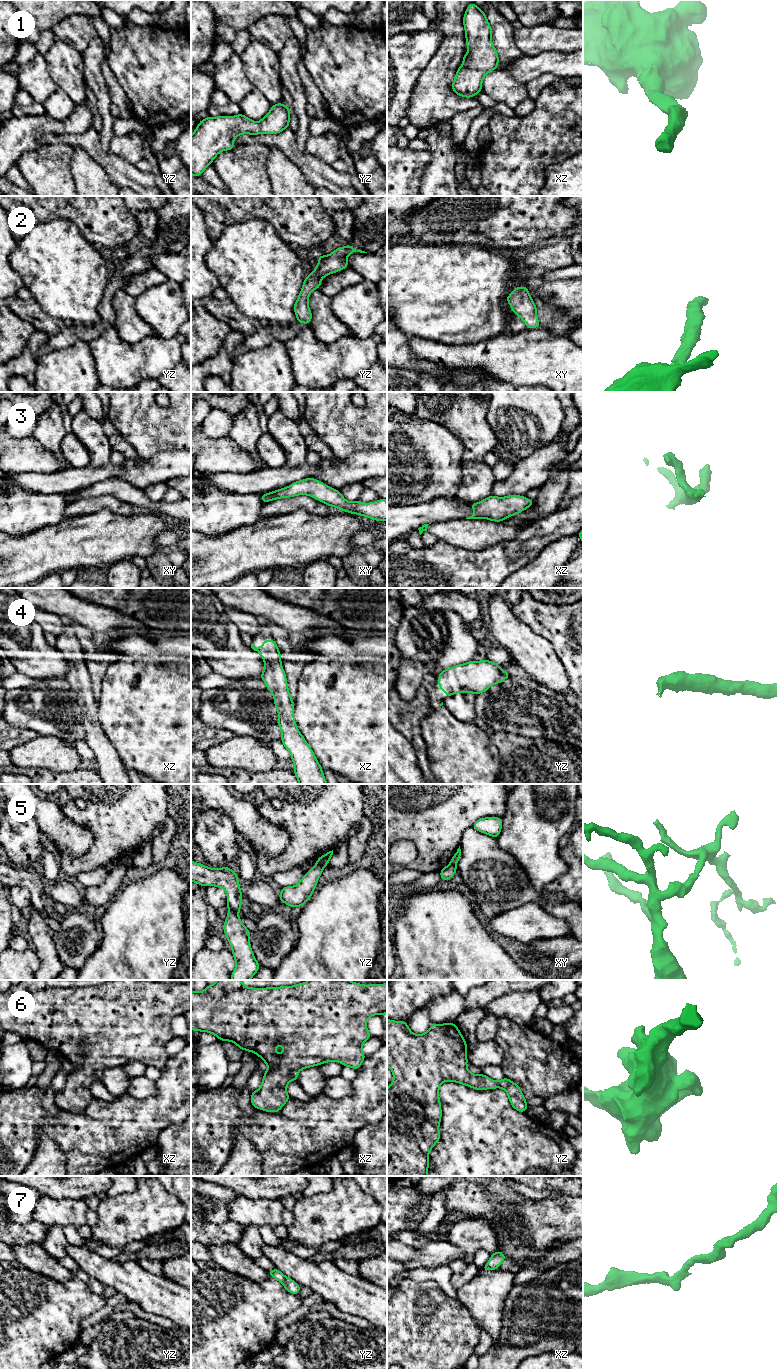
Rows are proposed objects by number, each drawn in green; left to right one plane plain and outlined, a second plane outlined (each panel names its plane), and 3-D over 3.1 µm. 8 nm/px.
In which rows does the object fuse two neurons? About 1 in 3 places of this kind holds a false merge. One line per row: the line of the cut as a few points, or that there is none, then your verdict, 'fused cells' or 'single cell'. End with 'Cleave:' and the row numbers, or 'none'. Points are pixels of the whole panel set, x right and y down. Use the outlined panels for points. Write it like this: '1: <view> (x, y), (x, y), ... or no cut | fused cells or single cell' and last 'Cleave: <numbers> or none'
1: no cut | single cell
2: no cut | single cell
3: no cut | single cell
4: no cut | single cell
5: yz (316, 863), (323, 867) | fused cells
6: no cut | single cell
7: no cut | single cell
Cleave: 5

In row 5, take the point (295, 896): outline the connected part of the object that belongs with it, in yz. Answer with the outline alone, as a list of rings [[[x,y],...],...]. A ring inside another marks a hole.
[[[316,864],[295,886],[282,887],[279,894],[280,902],[291,908],[302,907],[312,896],[324,867]]]

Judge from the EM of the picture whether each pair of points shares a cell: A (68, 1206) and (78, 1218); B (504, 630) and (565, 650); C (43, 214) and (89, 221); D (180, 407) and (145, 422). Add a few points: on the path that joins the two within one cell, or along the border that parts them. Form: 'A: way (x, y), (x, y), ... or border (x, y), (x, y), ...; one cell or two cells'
A: way (69, 1209), (75, 1215); one cell
B: border (534, 632), (551, 644), (564, 667); two cells
C: way (54, 211), (78, 211); one cell
D: way (171, 416), (165, 422), (154, 422); one cell

